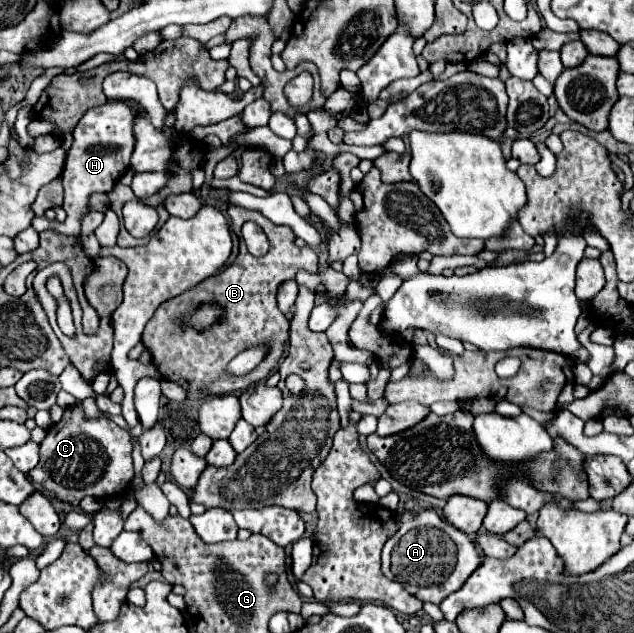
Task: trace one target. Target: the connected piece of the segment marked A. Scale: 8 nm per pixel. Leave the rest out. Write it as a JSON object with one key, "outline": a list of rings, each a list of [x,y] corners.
{"outline":[[[432,509],[396,513],[396,527],[396,533],[386,541],[382,551],[382,573],[388,579],[400,581],[420,601],[438,605],[444,597],[458,591],[482,563],[474,541]]]}

